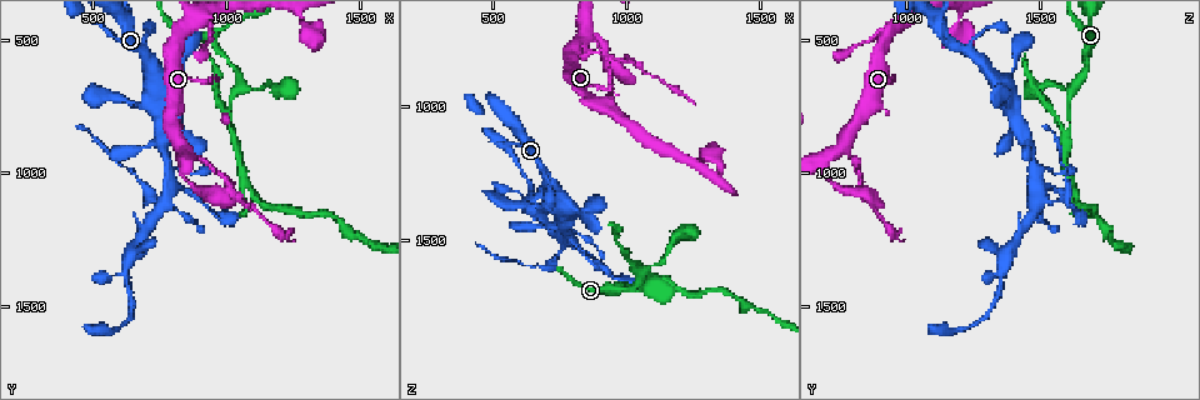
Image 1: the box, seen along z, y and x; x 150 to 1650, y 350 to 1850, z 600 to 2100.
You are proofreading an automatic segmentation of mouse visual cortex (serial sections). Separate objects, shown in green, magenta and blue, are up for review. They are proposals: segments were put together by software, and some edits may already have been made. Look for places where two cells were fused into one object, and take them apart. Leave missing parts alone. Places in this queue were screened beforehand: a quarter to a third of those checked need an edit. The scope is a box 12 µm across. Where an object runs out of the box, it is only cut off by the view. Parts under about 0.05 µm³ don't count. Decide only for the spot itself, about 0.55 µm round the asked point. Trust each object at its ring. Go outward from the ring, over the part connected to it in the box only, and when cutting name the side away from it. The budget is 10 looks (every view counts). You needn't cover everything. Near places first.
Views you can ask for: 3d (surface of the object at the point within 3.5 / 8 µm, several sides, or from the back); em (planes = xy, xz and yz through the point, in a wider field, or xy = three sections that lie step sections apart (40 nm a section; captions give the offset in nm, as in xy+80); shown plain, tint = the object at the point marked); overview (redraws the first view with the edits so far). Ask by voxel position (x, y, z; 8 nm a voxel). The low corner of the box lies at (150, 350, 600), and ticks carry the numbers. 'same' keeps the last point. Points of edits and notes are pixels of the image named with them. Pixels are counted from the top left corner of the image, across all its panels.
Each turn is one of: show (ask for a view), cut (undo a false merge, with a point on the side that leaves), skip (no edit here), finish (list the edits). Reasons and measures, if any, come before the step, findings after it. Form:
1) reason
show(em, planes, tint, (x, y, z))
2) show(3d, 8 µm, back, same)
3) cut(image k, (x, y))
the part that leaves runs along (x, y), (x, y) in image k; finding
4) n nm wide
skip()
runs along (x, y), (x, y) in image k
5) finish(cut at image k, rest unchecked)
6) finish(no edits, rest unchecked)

three arms meet
show(3d, 3.5 µm, (840, 910, 780))

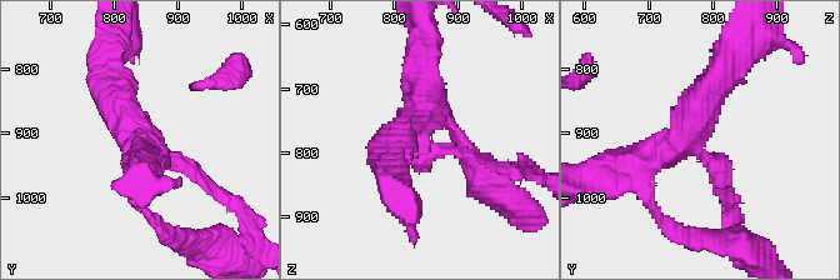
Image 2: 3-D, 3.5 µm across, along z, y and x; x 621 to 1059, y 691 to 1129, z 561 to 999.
show(em, xy, step 2, tint, (840, 915, 765))

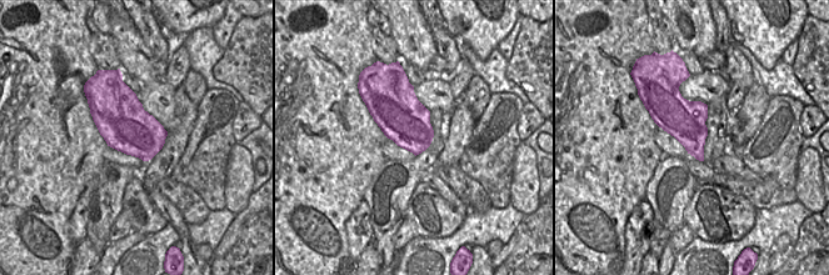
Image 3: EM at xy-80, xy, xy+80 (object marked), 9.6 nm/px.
cut(image 2, (186, 164))
the part that leaves runs along (704, 155), (714, 163), (733, 213) in image 2; a second cell is stuck on

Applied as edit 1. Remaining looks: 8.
see it whole again
show(overview)

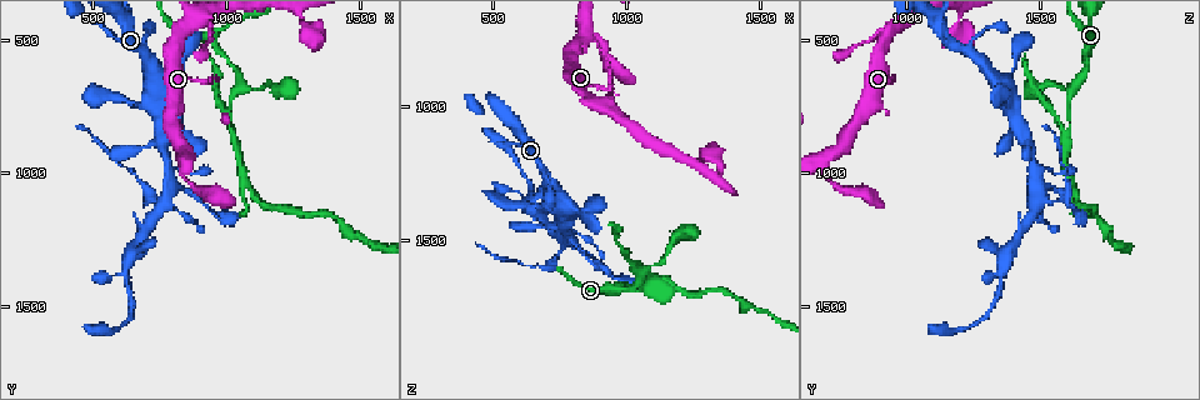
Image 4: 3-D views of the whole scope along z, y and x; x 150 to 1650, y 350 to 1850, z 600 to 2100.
arms part here
show(3d, 3.5 µm, (1020, 840, 1600))

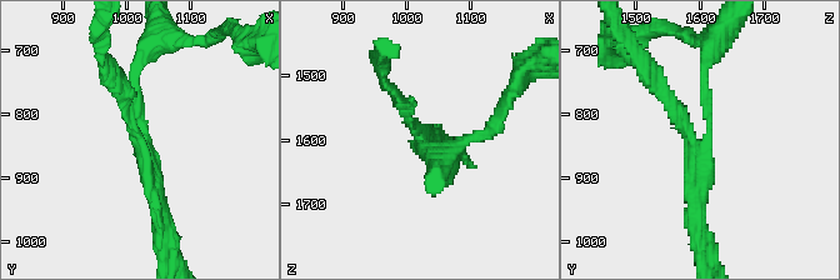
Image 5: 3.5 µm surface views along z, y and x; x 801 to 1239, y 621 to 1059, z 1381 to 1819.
shape alone is not enough
show(em, xy, step 3, tint, (1025, 850, 1610))

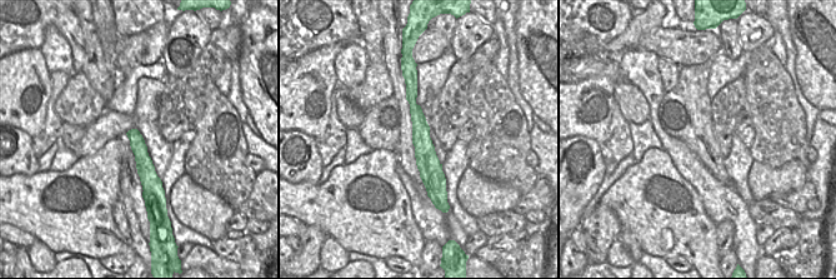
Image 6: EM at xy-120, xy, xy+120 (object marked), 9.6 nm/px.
show(em, planes, tint, same)

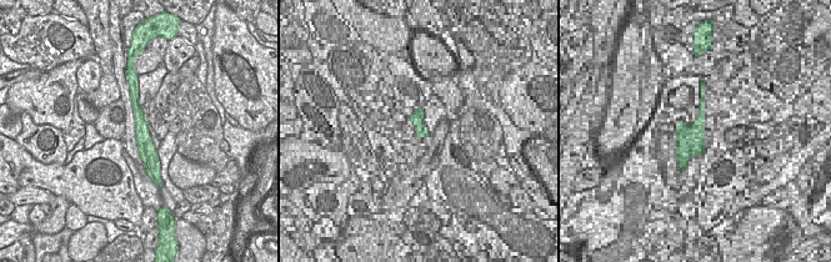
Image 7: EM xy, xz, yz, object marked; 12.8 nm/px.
arms of 150, 200, 200 nm
cut(image 5, (678, 106))
two cells meet here

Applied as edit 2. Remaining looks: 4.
see it whole again
show(overview)

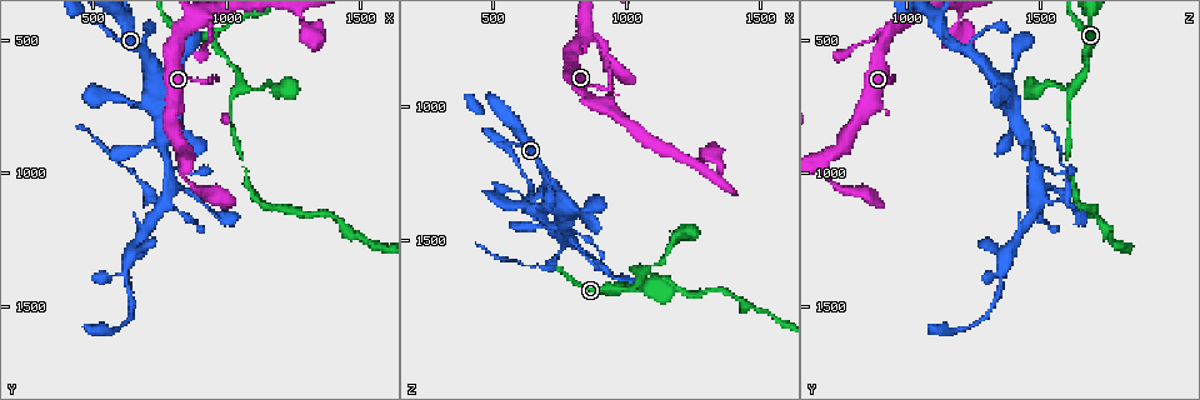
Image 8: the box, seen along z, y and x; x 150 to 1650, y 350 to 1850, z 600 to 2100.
four-way junction
show(3d, 3.5 µm, (770, 1100, 1500))

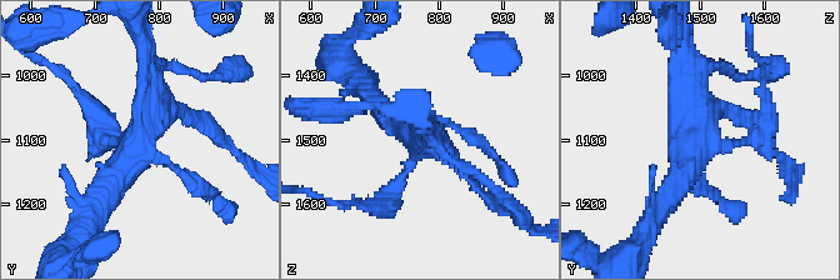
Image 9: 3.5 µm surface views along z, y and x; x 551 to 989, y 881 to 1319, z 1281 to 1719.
show(em, xy, step 3, tint, (770, 1100, 1485))

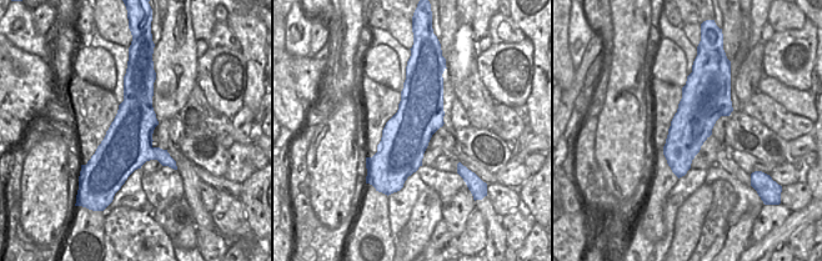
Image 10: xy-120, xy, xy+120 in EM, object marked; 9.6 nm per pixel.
cut it another way
show(em, xy, step 5, tint, same)

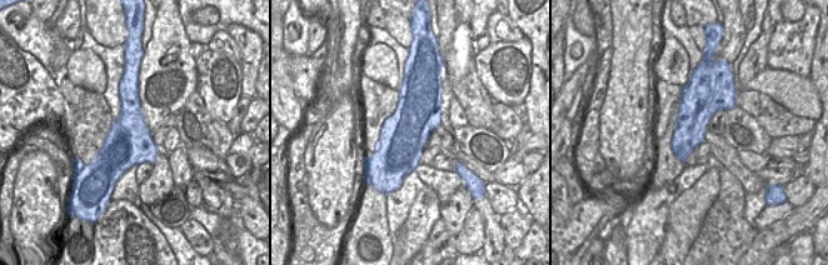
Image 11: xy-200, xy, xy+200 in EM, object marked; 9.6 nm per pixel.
cut(image 9, (99, 123))
a second cell is stuck on

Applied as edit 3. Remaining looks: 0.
finish(cut at image 2, cut at image 5, cut at image 9, rest unchecked)

